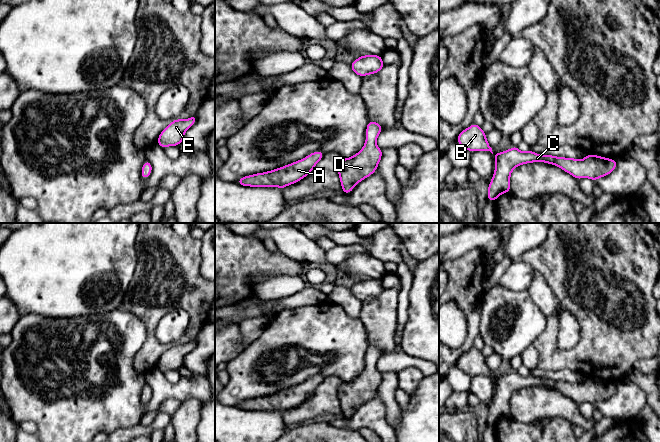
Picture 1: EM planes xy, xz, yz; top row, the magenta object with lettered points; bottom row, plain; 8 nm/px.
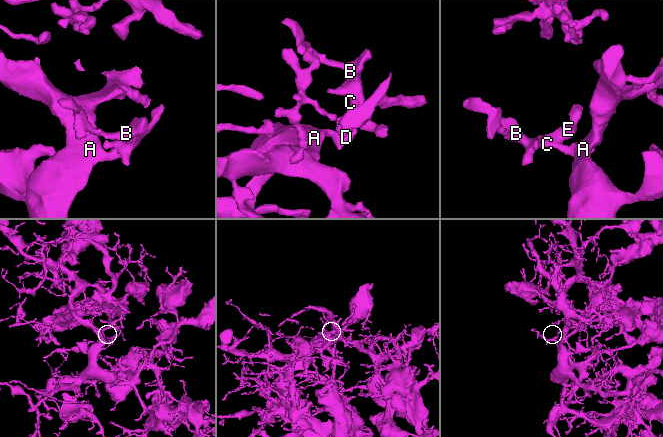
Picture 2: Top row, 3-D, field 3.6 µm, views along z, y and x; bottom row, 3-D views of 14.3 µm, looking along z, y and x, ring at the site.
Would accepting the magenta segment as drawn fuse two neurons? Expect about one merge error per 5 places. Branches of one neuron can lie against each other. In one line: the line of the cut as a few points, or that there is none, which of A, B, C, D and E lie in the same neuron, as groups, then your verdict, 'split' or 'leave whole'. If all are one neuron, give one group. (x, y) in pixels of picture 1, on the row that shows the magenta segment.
no cut; A B C D E; leave whole

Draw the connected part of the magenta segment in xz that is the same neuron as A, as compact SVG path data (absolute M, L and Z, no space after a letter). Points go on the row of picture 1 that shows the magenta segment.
M316 151L304 159L283 167L240 178L236 183L250 187L279 187L281 189L292 185L311 173L315 165L323 158L324 152Z

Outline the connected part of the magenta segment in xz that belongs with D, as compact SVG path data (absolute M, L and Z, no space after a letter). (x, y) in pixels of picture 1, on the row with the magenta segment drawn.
M369 121L363 148L354 156L340 161L338 175L344 194L349 194L356 184L377 170L382 158L382 149L376 145L376 140L382 130L379 123Z

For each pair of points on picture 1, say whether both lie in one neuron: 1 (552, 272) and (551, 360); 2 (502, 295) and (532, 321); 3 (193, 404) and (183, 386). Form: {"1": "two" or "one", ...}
{"1": "one", "2": "one", "3": "two"}

